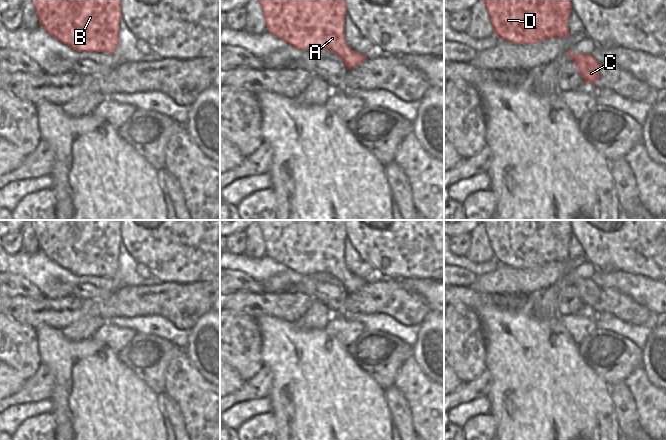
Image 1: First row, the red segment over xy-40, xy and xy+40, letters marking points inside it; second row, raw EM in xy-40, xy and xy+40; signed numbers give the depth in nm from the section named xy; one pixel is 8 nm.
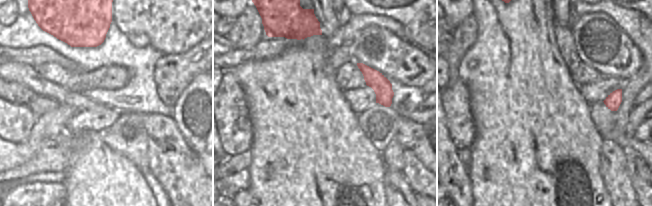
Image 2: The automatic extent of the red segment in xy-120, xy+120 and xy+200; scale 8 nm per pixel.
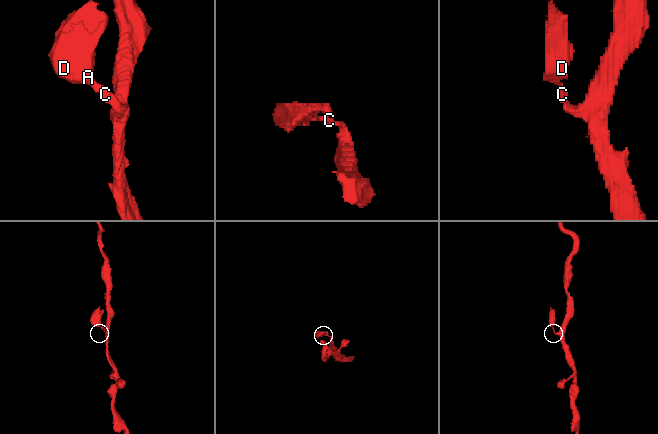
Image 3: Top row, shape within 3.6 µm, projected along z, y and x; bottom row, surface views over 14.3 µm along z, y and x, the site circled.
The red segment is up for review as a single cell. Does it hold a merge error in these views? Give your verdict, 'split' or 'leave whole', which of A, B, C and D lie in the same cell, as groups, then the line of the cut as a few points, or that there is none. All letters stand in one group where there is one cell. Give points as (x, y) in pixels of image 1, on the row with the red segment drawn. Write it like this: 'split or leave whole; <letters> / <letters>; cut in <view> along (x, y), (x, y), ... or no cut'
leave whole; A B C D; no cut

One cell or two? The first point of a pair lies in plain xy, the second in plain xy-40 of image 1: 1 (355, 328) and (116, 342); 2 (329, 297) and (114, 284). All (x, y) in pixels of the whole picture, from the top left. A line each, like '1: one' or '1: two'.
1: one
2: two

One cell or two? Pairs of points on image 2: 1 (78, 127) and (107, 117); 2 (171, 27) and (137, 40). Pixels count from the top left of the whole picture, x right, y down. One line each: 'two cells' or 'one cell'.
1: one cell
2: two cells

